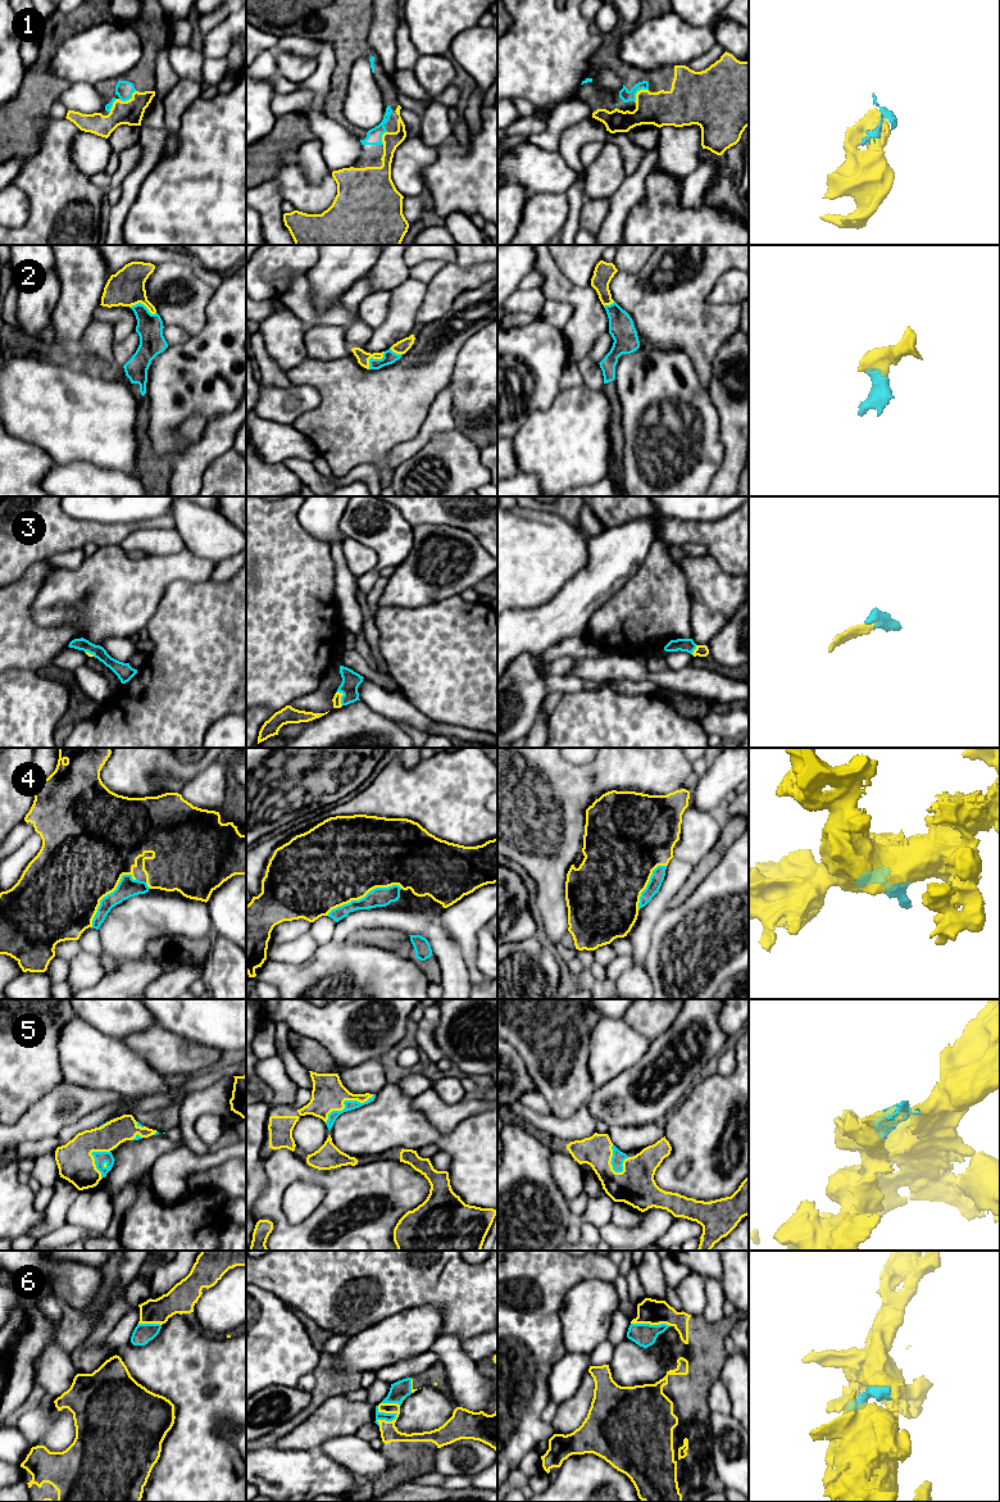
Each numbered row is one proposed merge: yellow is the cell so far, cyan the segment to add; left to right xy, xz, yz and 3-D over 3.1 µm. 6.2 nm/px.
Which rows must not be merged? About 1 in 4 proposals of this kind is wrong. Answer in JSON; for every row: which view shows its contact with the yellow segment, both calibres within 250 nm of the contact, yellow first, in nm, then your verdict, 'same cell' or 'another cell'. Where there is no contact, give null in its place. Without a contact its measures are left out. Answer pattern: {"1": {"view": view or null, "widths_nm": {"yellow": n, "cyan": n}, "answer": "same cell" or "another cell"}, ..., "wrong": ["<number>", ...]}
{"1": {"view": "yz", "widths_nm": {"yellow": 220, "cyan": 70}, "answer": "same cell"}, "2": {"view": "xz", "widths_nm": {"yellow": 80, "cyan": 80}, "answer": "same cell"}, "3": {"view": "xz", "widths_nm": {"yellow": 50, "cyan": 120}, "answer": "same cell"}, "4": {"view": "xz", "widths_nm": {"yellow": 500, "cyan": 130}, "answer": "same cell"}, "5": {"view": "xz", "widths_nm": {"yellow": 220, "cyan": 60}, "answer": "same cell"}, "6": {"view": "xz", "widths_nm": {"yellow": 110, "cyan": 50}, "answer": "same cell"}, "wrong": []}

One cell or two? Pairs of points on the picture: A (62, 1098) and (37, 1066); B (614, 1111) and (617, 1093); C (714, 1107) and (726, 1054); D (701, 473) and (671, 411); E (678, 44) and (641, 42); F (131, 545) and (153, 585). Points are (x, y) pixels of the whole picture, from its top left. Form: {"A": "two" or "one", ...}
{"A": "two", "B": "one", "C": "two", "D": "one", "E": "one", "F": "two"}

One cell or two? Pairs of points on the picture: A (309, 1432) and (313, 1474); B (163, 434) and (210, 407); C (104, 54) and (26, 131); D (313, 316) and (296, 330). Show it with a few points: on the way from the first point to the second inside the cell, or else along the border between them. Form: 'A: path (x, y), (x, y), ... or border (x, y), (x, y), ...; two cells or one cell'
A: border (281, 1447), (318, 1448); two cells
B: path (172, 421), (186, 407), (198, 407); one cell
C: border (49, 64), (49, 69), (53, 73), (72, 84); two cells
D: border (286, 308), (307, 327); two cells

